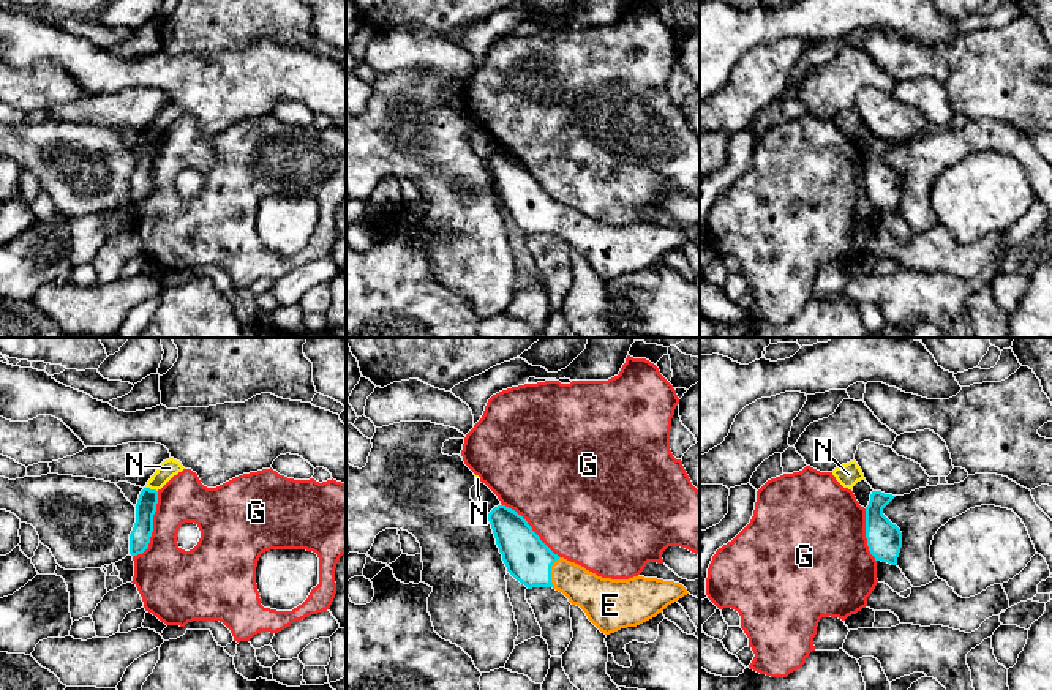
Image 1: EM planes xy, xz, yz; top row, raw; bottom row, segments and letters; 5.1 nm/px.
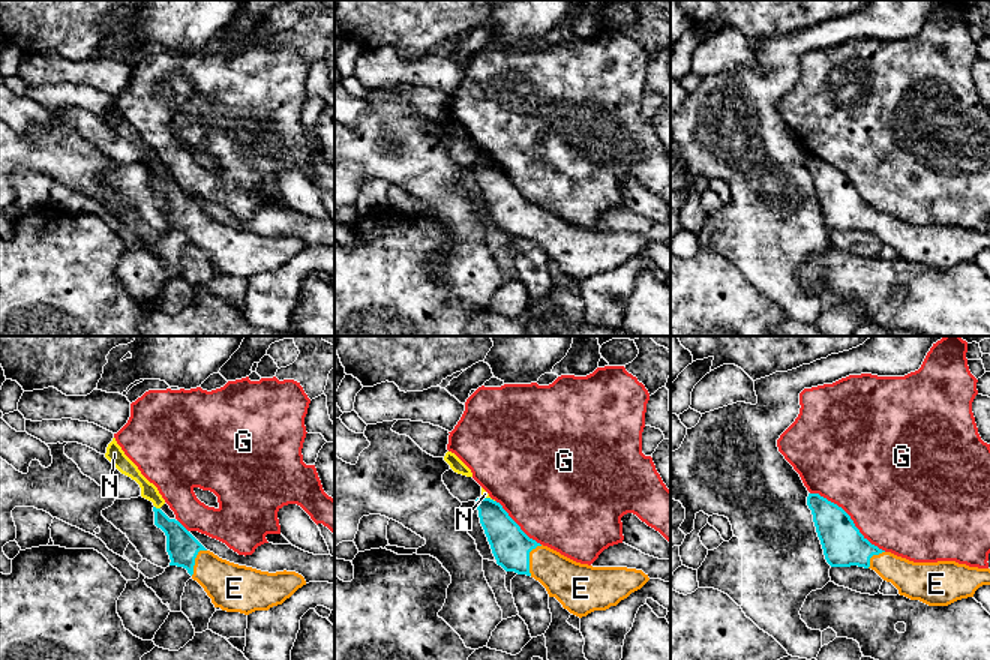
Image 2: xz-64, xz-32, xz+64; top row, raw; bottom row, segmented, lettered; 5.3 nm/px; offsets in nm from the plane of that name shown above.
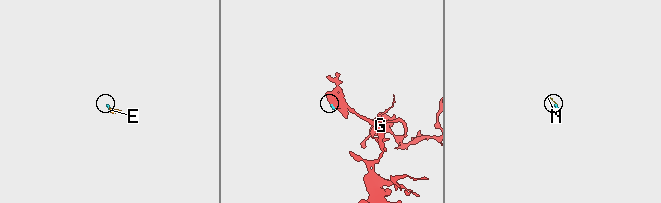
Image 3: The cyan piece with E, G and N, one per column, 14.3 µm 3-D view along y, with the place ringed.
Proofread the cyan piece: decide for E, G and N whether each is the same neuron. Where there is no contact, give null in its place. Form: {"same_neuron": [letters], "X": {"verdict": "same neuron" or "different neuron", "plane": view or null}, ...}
{"same_neuron": ["E"], "E": {"verdict": "same neuron", "plane": "xz"}, "G": {"verdict": "different neuron", "plane": "xy"}, "N": {"verdict": "different neuron", "plane": "xy"}}

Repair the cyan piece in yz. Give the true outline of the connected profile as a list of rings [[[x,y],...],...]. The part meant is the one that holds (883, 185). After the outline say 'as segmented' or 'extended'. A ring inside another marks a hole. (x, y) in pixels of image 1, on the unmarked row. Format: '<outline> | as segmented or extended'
[[[872,137],[866,153],[866,185],[870,201],[875,207],[897,212],[902,194],[902,178],[885,161],[883,155],[894,145],[892,141]]] | as segmented

